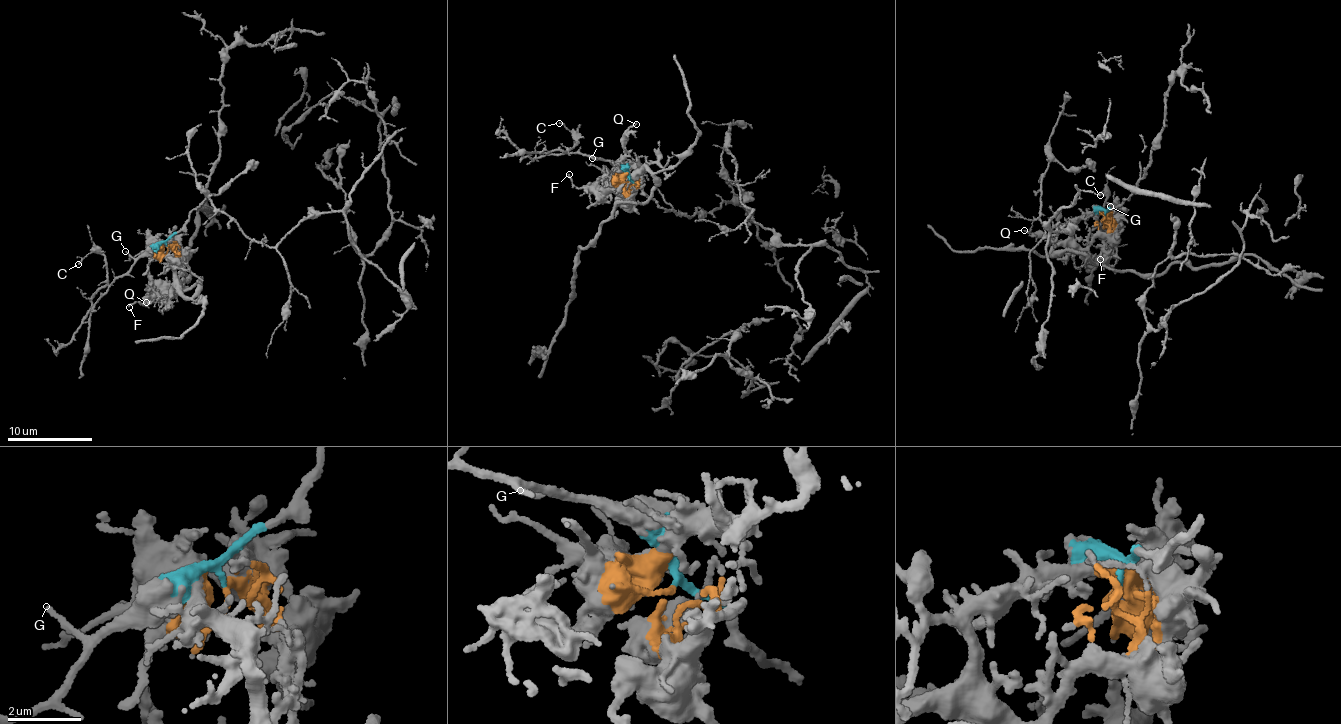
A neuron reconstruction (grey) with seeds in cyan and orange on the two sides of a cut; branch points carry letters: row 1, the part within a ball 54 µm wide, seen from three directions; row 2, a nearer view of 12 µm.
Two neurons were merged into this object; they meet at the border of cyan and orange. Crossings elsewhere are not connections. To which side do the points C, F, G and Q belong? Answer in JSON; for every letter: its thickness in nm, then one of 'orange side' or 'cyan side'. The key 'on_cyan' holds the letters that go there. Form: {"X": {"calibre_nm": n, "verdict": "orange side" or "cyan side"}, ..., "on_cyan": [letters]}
{"C": {"calibre_nm": 100, "verdict": "cyan side"}, "F": {"calibre_nm": 150, "verdict": "orange side"}, "G": {"calibre_nm": 130, "verdict": "cyan side"}, "Q": {"calibre_nm": 140, "verdict": "orange side"}, "on_cyan": ["C", "G"]}

